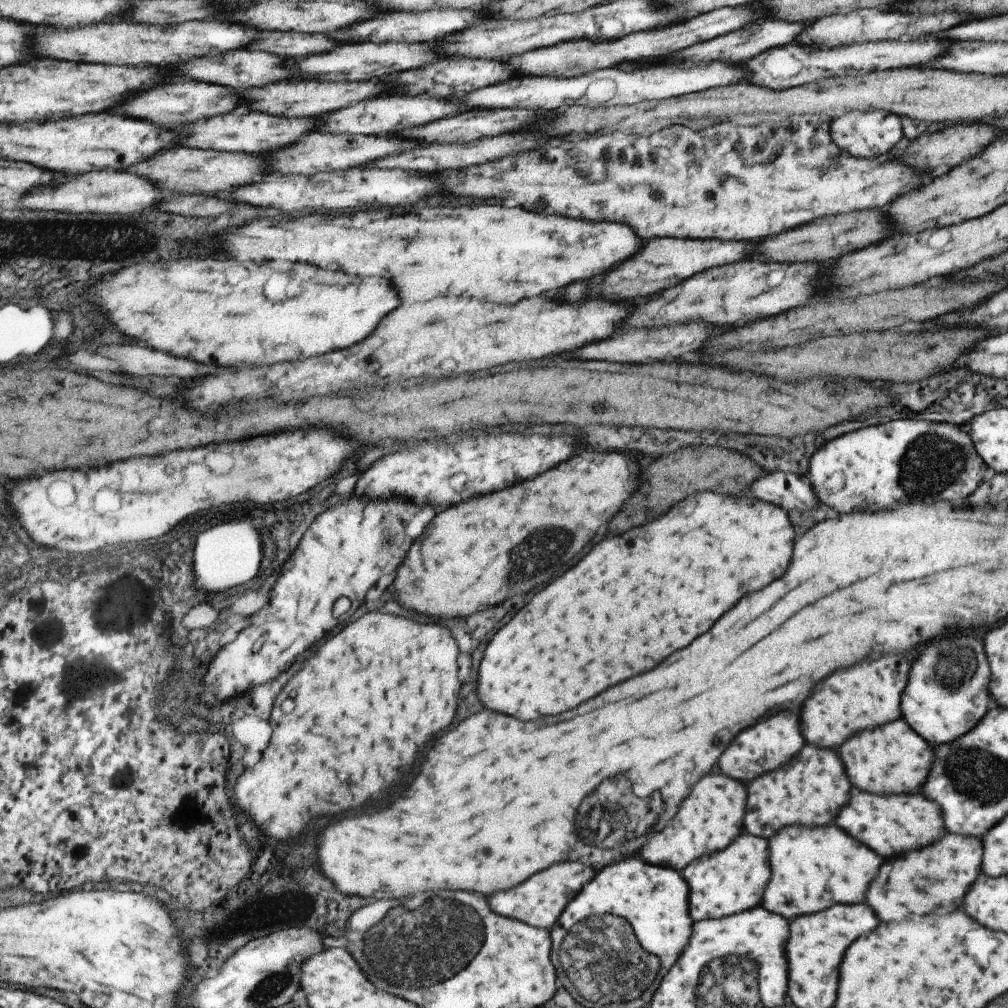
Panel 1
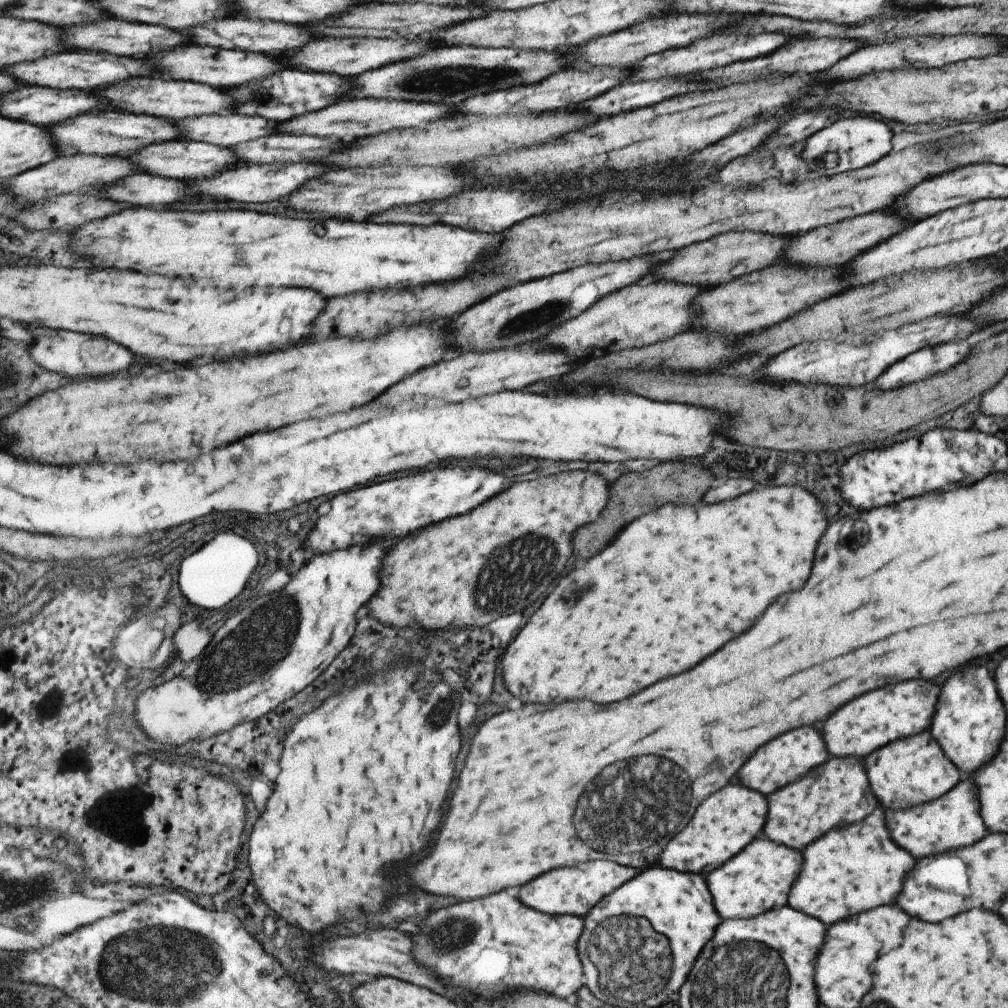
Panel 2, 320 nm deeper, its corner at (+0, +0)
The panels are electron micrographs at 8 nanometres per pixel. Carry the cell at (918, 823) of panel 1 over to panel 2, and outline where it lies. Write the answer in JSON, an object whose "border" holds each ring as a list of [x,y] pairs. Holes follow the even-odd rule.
{"border":[[[967,776],[961,778],[961,782],[934,801],[901,809],[899,812],[887,810],[885,824],[889,828],[893,842],[899,844],[899,848],[907,850],[919,862],[924,861],[923,856],[926,860],[938,856],[939,852],[945,852],[945,850],[954,851],[957,848],[971,846],[973,842],[981,840],[989,833],[980,815],[976,790],[972,785],[972,780],[967,780]]]}

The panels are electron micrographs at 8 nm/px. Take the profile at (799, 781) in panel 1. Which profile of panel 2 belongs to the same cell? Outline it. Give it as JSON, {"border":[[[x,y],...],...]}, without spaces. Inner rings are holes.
{"border":[[[831,758],[819,768],[813,768],[801,780],[787,784],[767,796],[767,822],[763,826],[763,834],[777,844],[801,852],[809,842],[813,842],[827,830],[839,828],[847,822],[859,822],[875,808],[877,800],[869,792],[861,760]],[[861,800],[865,800],[867,804],[859,804]]]}

